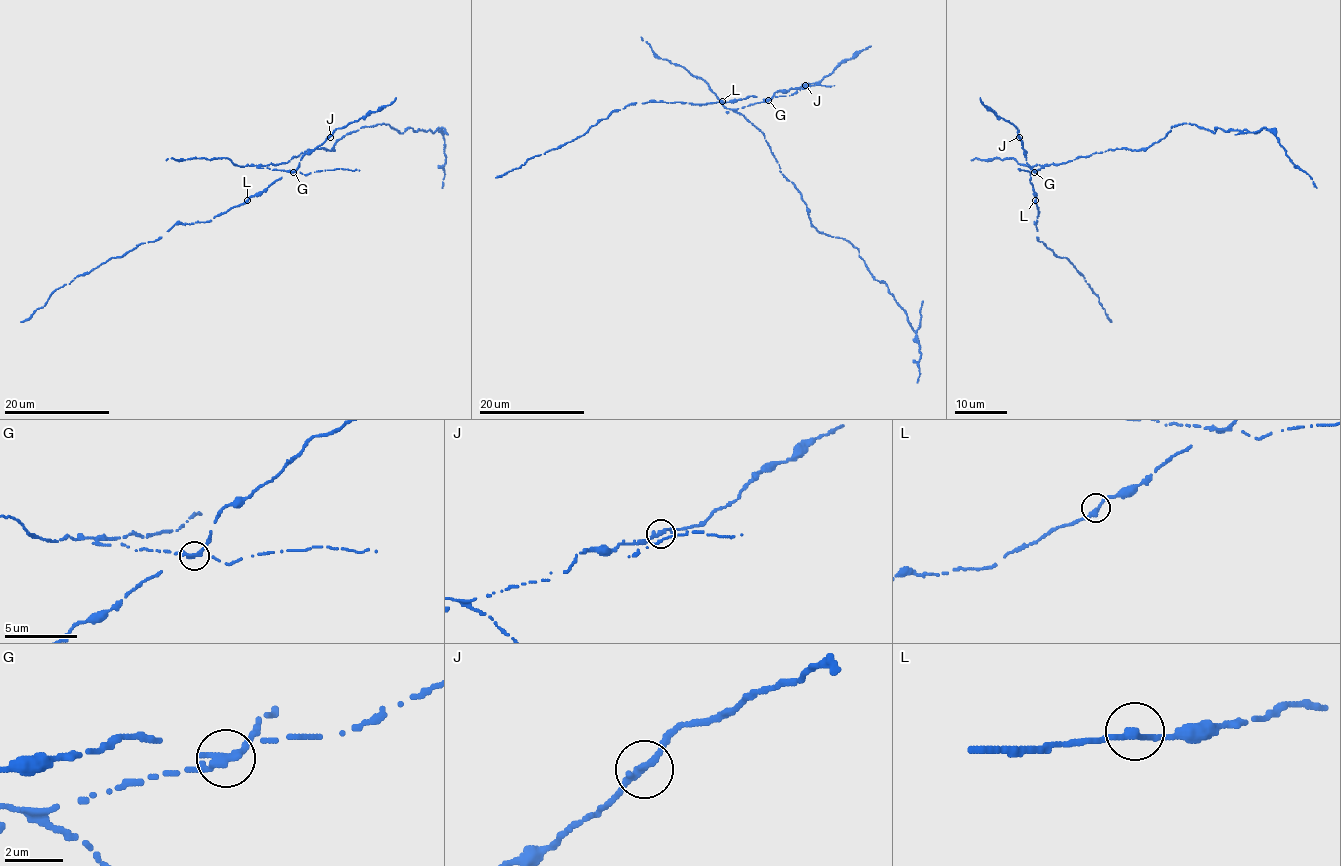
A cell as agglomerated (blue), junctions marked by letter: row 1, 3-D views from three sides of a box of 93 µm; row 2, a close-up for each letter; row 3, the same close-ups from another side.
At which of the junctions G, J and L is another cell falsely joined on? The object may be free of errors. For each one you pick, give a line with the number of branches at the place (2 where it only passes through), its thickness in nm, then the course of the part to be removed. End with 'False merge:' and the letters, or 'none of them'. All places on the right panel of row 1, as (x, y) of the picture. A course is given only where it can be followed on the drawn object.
G: Branches: 2. Thickness 280 nm. Course of the part to remove: (1033, 172), (1108, 150), (1144, 150), (1179, 123), (1213, 133), (1219, 127), (1250, 133), (1265, 127), (1316, 188)
False merge: G

